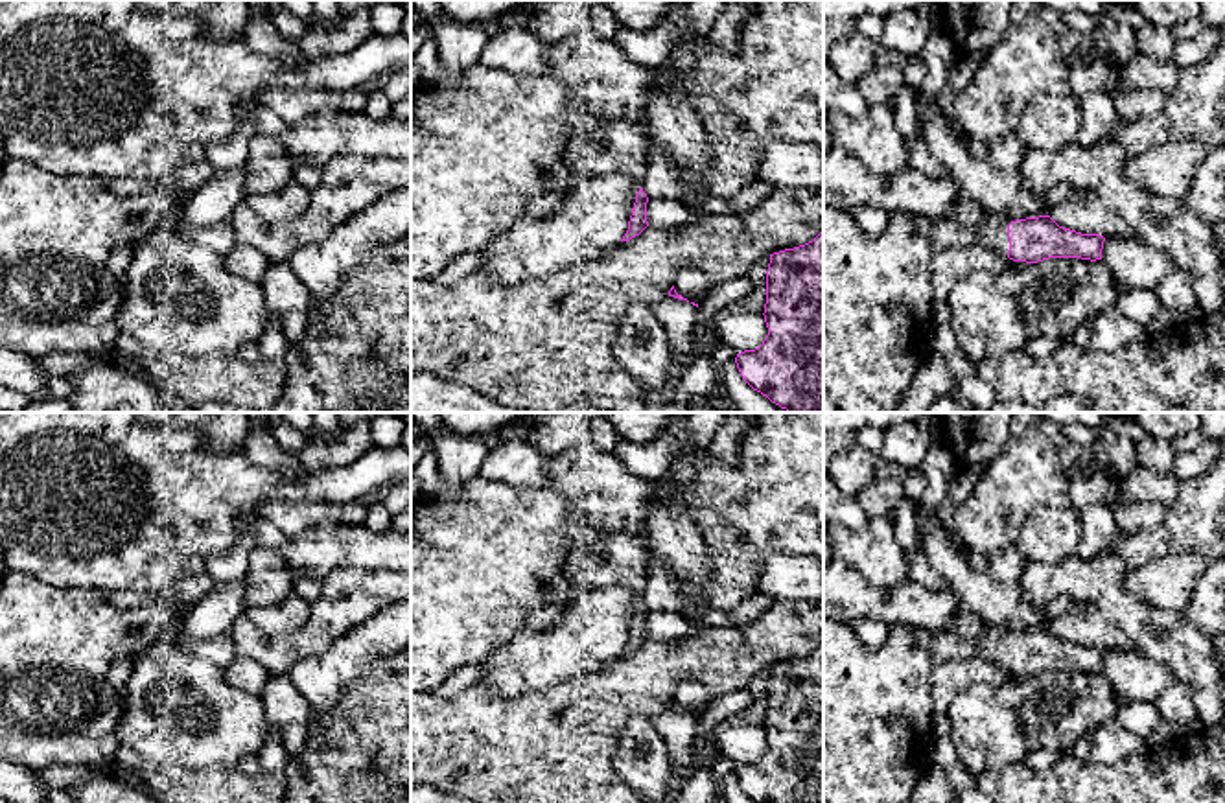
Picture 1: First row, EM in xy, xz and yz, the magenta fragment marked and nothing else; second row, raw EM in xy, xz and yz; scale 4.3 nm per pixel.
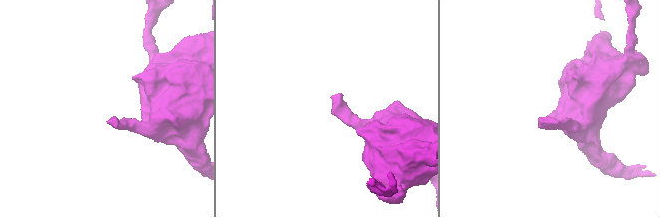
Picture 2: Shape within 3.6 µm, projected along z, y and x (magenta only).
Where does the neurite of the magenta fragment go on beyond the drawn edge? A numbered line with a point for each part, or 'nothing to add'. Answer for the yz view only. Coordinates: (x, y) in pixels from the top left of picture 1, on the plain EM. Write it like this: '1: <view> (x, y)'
1: yz (991, 645)

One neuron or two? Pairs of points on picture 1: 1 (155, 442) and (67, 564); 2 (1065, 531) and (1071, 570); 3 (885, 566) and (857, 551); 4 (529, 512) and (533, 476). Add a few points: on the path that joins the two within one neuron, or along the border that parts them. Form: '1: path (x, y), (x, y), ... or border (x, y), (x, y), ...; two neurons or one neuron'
1: path (155, 485), (155, 523), (118, 558), (109, 558); one neuron
2: border (1074, 555), (1061, 562), (1028, 562); two neurons
3: path (877, 558), (864, 551); one neuron
4: border (489, 479), (520, 488), (544, 488); two neurons

